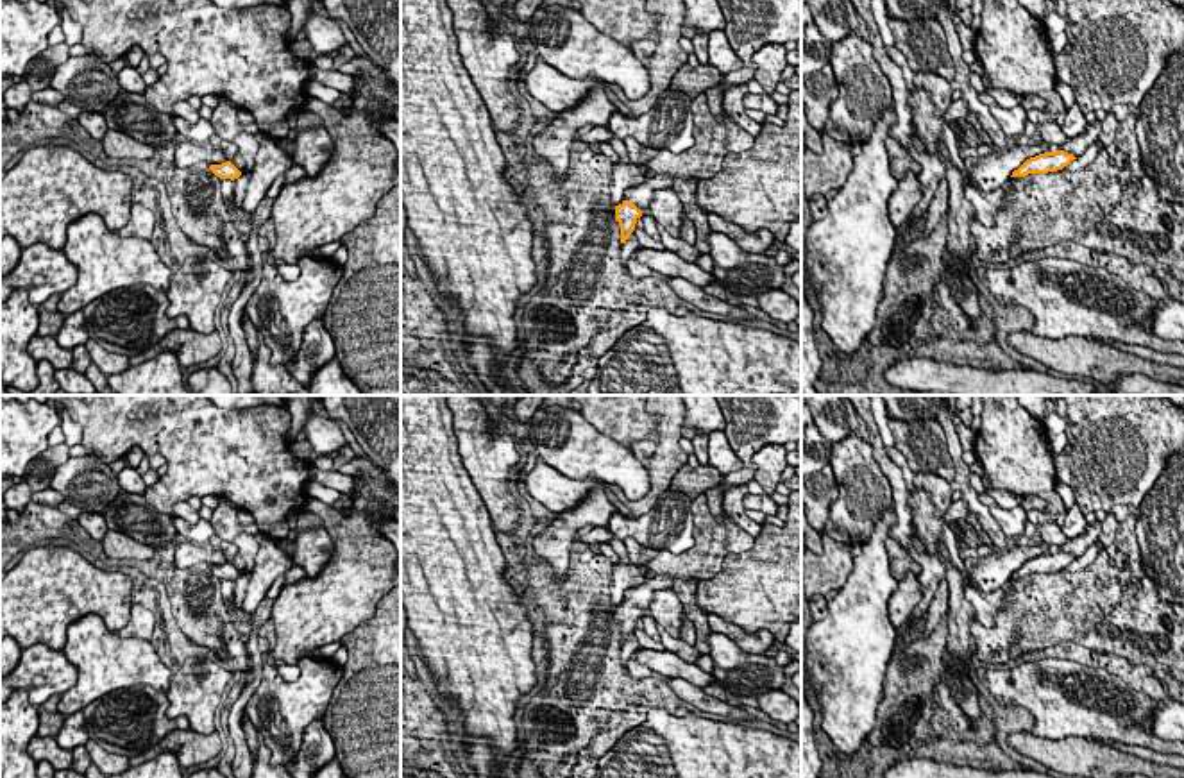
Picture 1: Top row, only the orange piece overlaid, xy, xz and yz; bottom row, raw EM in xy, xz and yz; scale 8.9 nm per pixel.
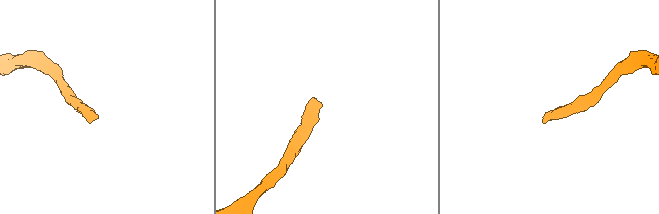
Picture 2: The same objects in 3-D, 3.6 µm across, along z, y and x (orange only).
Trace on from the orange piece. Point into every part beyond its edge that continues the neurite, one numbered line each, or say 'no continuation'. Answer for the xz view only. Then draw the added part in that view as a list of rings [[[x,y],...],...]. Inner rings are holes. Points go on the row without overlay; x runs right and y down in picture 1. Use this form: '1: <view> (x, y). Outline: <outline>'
1: xz (641, 596). Outline: [[[655,574],[642,585],[626,590],[626,601],[635,605],[642,613],[649,613],[649,605],[656,590],[671,588],[674,578],[665,574]]]

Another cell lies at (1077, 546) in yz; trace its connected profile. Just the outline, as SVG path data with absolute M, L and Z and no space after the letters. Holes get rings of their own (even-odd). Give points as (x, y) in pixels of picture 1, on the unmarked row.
M1096 520L1091 526L1087 526L1078 537L1070 538L1064 545L1061 547L1050 545L1048 553L1064 551L1078 558L1098 540L1100 533L1102 522Z

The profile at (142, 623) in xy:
M140 605L131 606L131 621L118 631L122 638L150 640L156 628L156 617L150 610Z

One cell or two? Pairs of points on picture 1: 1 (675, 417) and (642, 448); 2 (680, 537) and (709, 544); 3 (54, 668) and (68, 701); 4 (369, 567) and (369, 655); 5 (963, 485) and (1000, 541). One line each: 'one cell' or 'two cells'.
1: one cell
2: two cells
3: two cells
4: two cells
5: one cell

